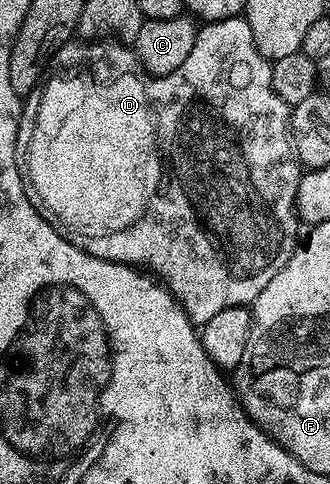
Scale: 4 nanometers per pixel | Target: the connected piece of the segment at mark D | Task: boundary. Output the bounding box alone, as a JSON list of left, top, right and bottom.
[16,16,302,324]

